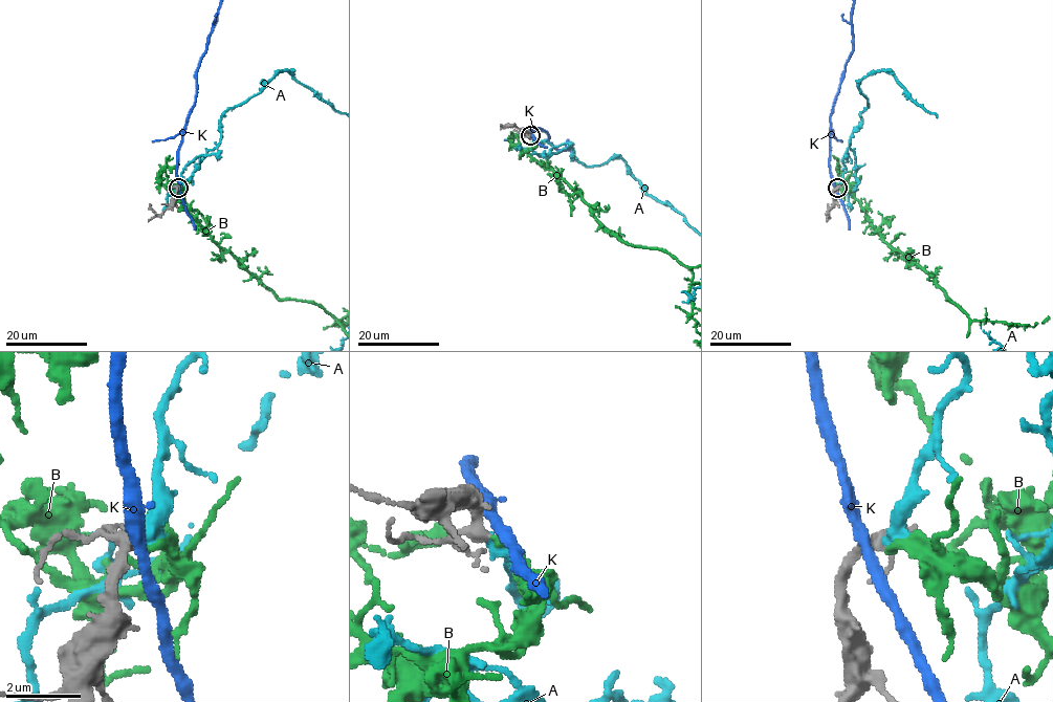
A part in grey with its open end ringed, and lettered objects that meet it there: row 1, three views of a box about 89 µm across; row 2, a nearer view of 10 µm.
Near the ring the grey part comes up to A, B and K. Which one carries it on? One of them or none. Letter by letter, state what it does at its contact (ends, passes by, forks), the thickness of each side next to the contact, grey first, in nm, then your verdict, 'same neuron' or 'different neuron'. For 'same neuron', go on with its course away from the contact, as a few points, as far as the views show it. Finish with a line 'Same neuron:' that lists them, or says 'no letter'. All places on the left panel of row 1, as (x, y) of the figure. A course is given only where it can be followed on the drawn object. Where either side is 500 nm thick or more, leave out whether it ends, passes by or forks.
A: it ends; calibres 240 and 480 nm; same neuron
B: it ends; calibres 240 and 170 nm; different neuron
K: it passes by; calibres 240 and 320 nm; different neuron
Same neuron: A

